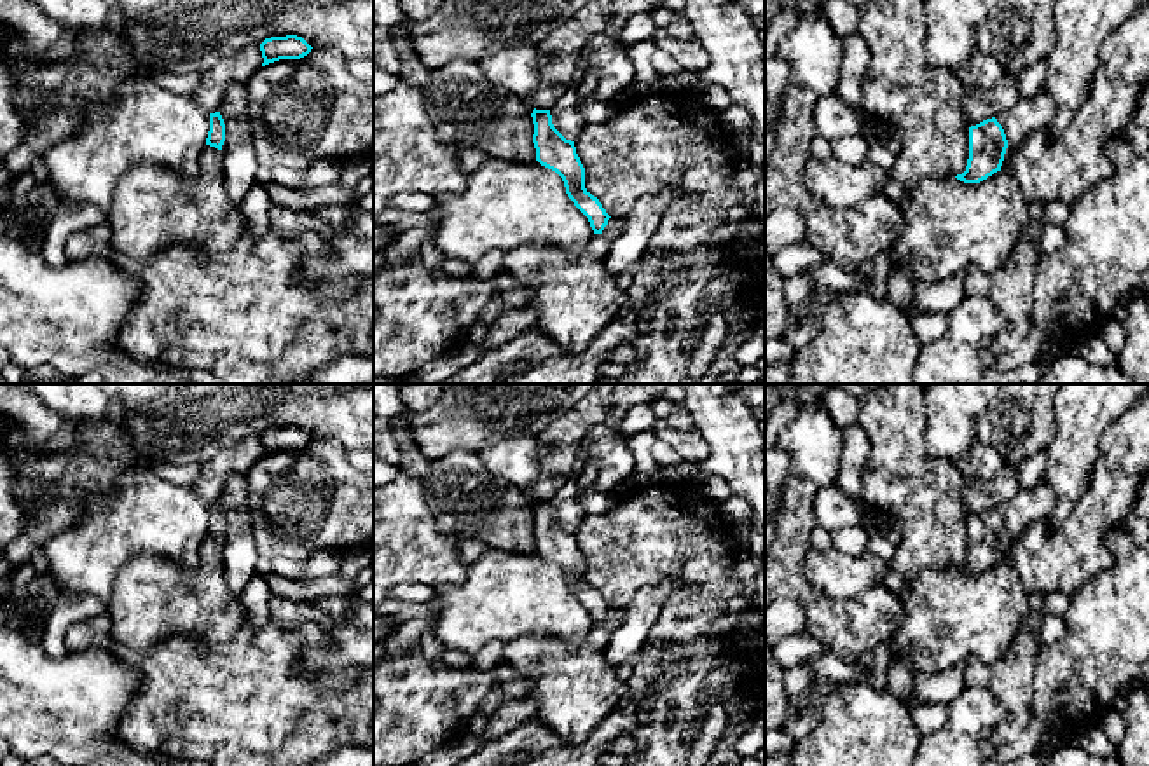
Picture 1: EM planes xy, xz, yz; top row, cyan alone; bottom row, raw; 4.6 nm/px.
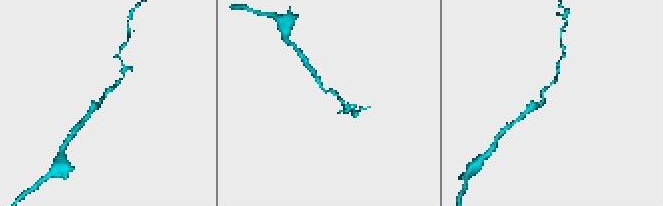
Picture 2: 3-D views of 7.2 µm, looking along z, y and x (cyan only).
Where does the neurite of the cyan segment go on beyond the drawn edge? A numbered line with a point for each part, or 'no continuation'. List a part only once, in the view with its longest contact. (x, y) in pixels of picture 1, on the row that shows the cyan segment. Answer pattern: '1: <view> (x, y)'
no continuation

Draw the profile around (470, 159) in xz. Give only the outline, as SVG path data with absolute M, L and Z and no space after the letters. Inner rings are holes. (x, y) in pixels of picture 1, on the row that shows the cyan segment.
M463 148L458 157L459 169L464 174L477 171L489 155L478 148Z

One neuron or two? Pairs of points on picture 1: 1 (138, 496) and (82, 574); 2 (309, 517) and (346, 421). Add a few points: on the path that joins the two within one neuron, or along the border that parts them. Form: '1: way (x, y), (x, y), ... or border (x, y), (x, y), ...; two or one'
1: way (130, 515), (89, 555); one
2: border (313, 437), (336, 440), (346, 451); two

